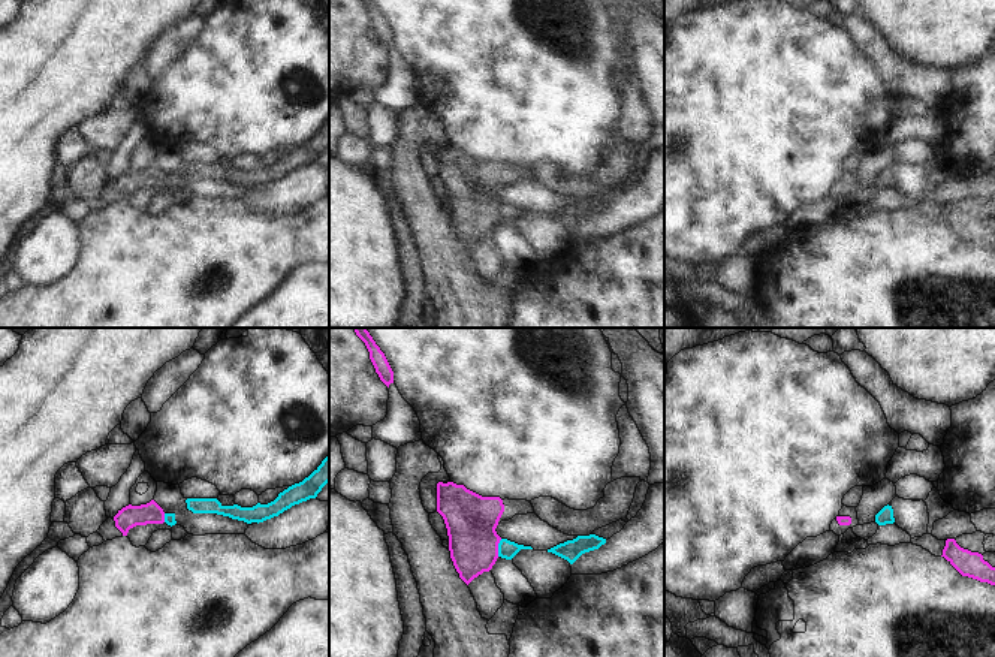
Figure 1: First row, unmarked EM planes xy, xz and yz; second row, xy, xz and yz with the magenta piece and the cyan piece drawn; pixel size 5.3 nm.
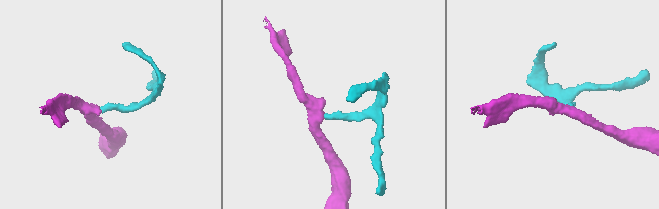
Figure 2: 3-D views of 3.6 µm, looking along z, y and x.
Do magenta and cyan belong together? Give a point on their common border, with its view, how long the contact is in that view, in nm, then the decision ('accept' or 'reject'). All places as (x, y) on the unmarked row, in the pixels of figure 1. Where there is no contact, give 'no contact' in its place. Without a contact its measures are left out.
meets magenta in xz at (497, 213); contact 100 nm long; accept

